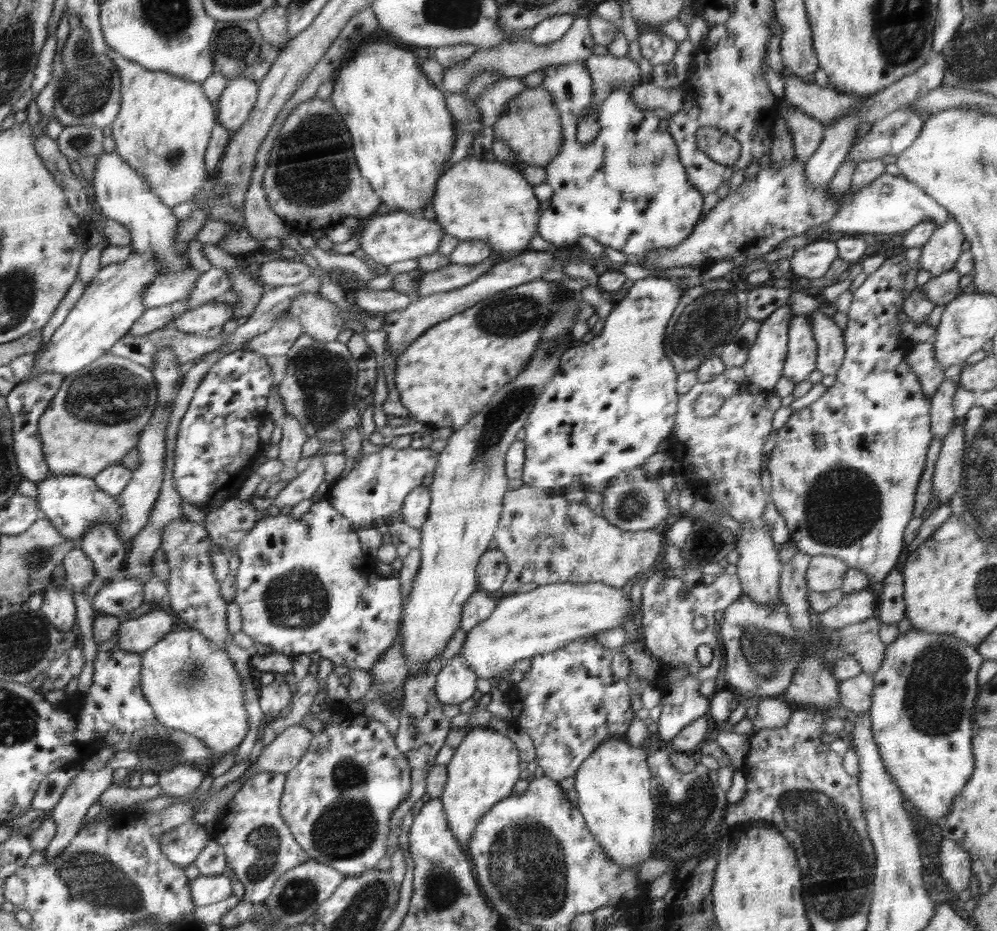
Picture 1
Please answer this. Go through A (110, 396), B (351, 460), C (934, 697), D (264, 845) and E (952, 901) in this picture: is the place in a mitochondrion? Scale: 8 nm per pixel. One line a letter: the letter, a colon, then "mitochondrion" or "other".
A: mitochondrion
B: other
C: mitochondrion
D: mitochondrion
E: other

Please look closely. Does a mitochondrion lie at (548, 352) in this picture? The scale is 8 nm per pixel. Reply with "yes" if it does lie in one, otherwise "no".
yes

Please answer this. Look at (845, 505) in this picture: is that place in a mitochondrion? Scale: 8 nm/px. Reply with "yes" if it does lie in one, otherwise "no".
yes

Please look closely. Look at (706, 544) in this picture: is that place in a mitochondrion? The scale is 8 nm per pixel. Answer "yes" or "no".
yes

